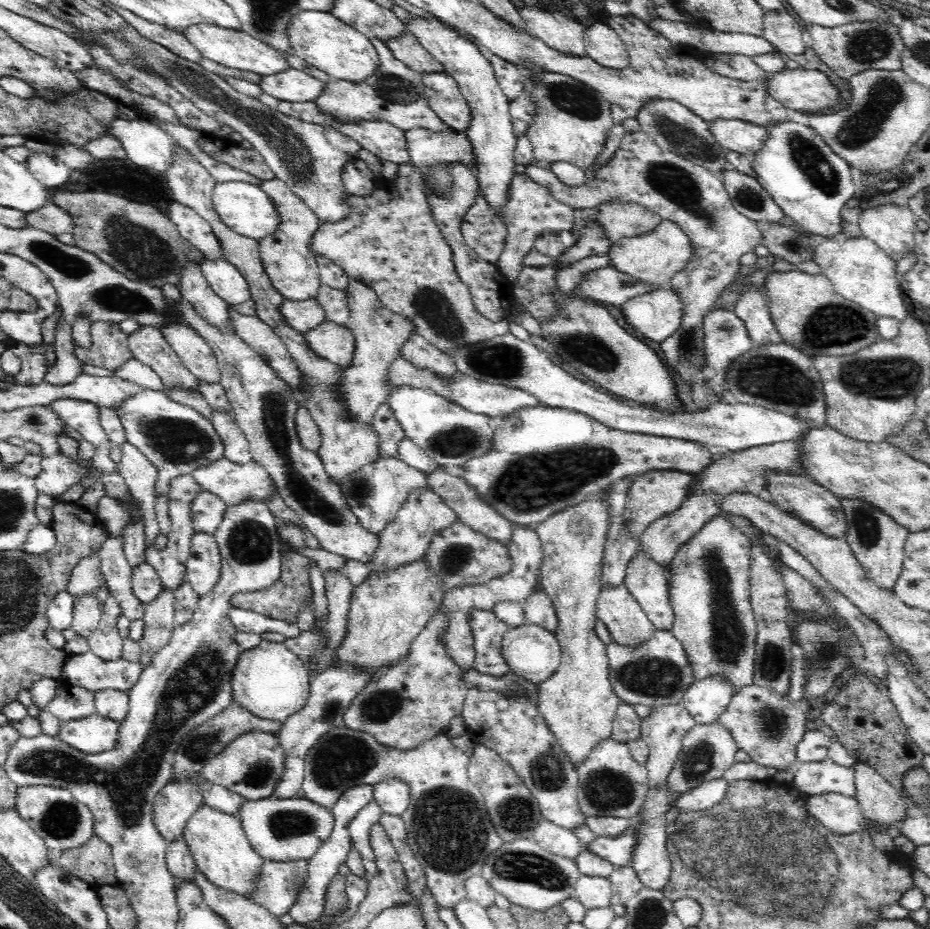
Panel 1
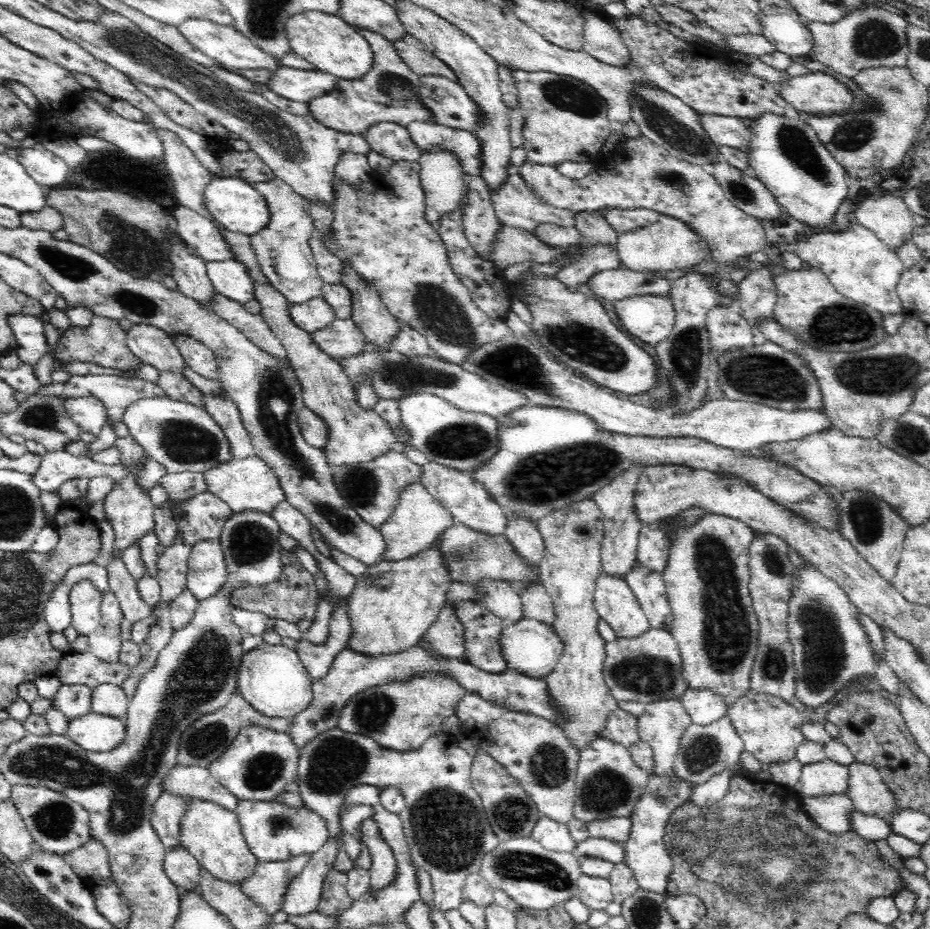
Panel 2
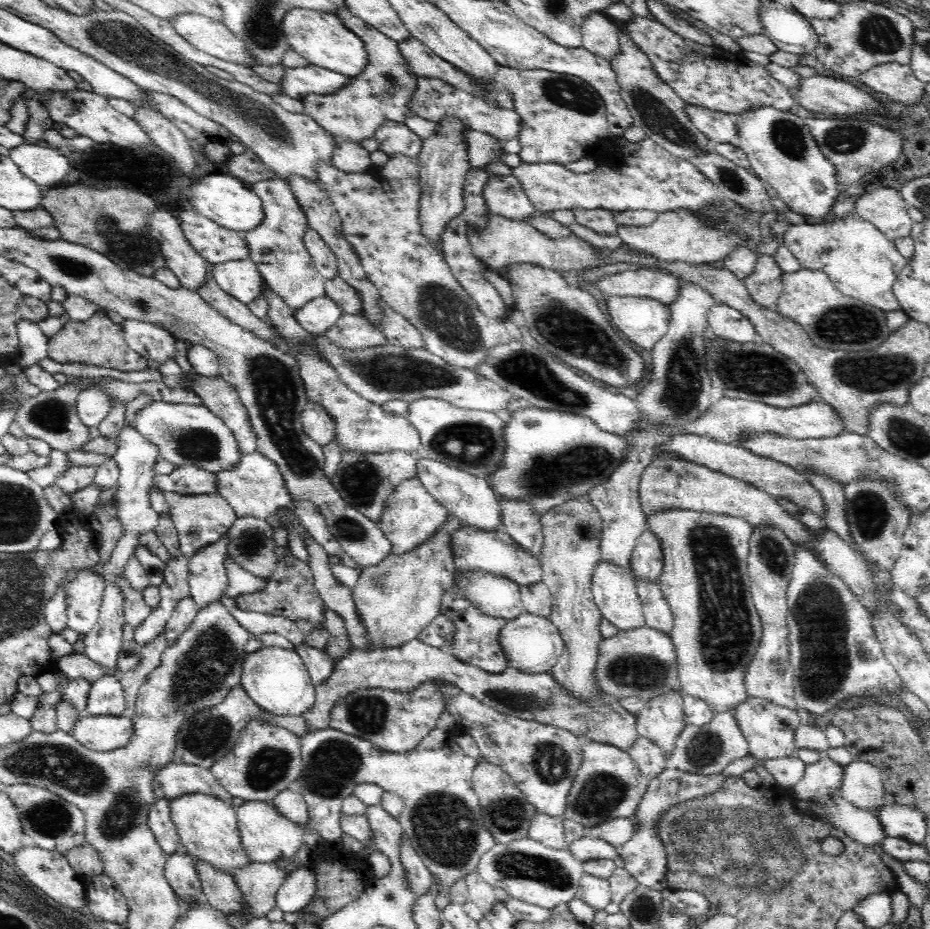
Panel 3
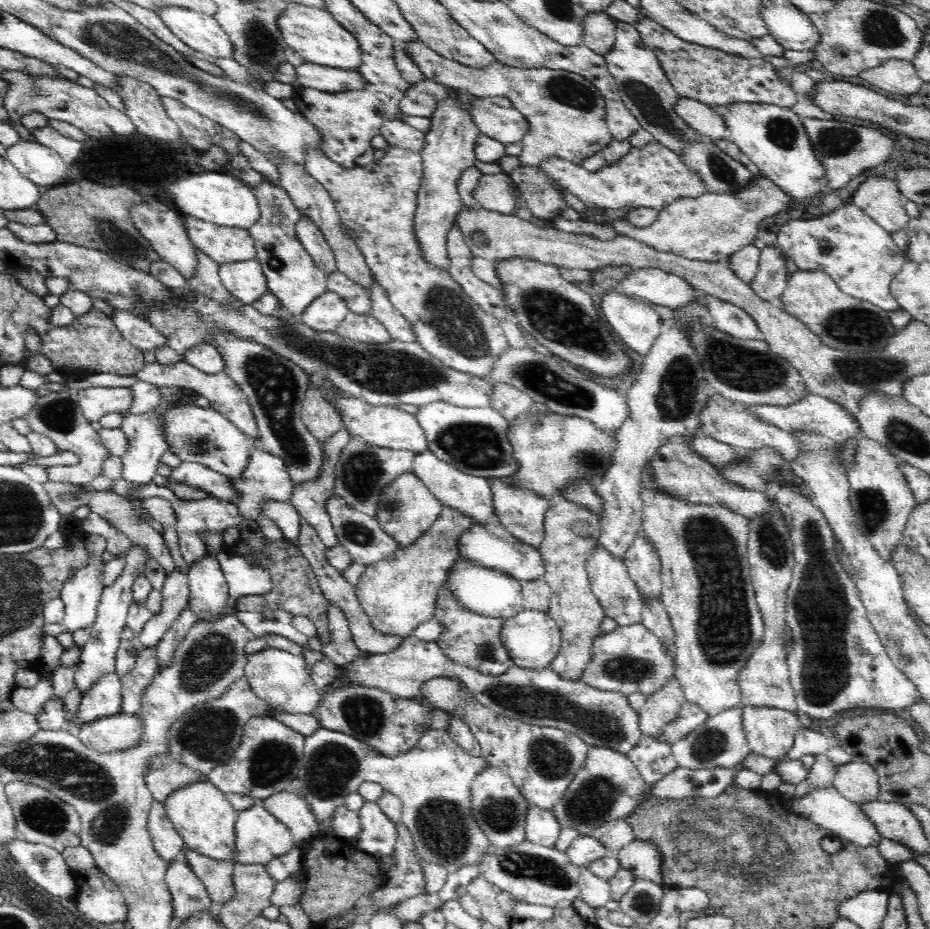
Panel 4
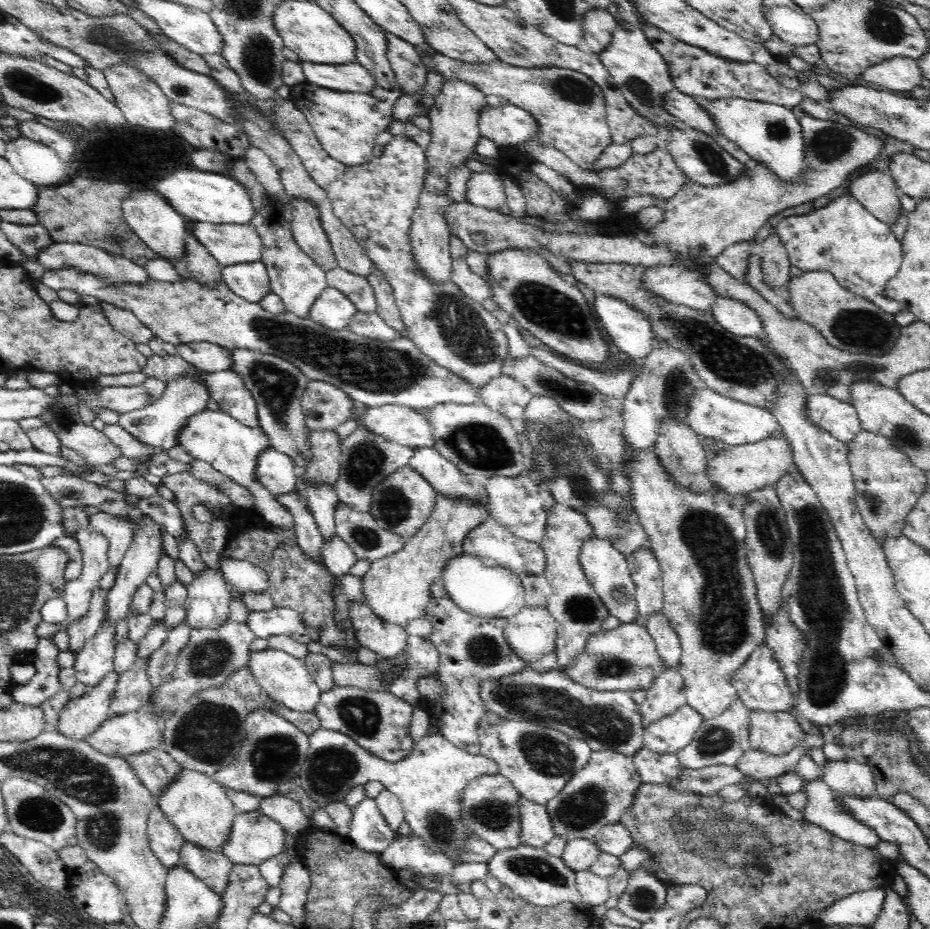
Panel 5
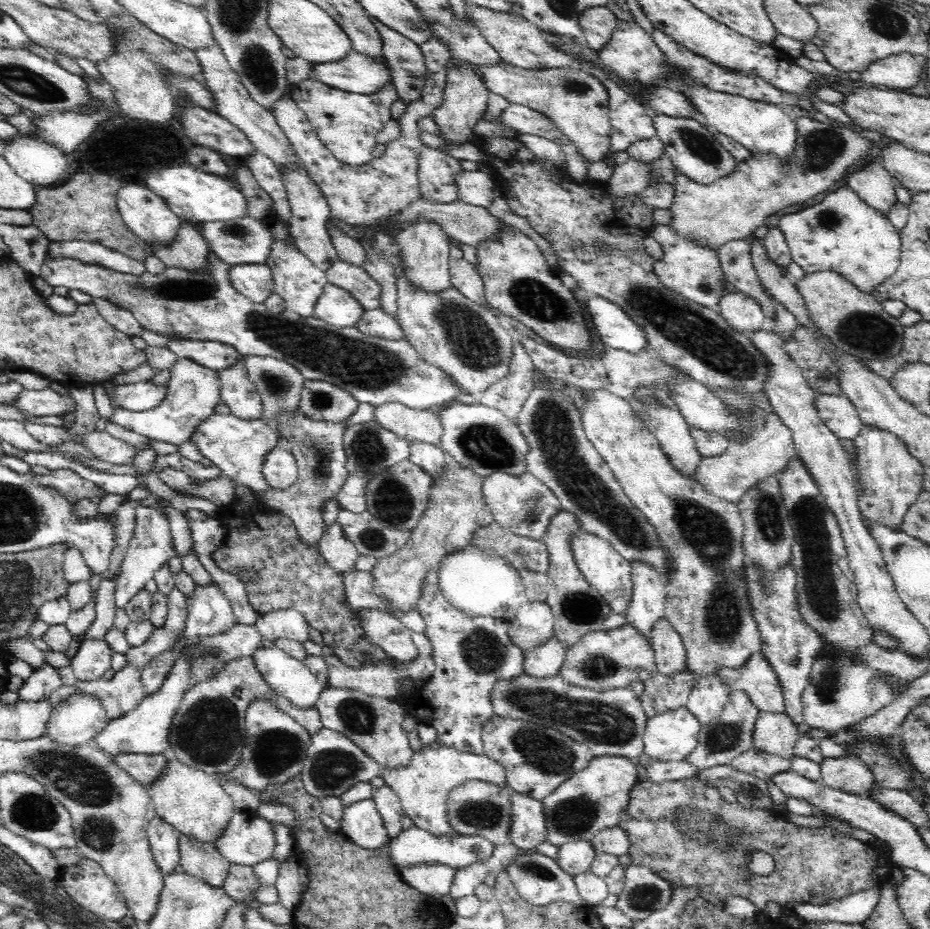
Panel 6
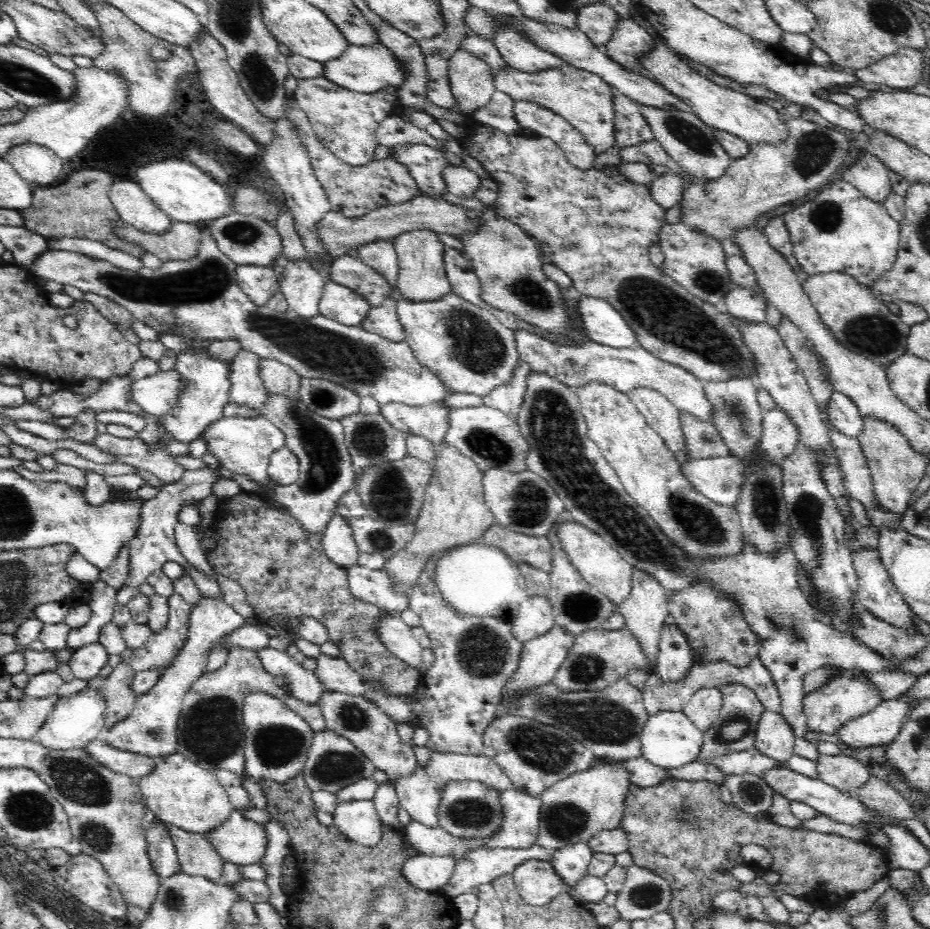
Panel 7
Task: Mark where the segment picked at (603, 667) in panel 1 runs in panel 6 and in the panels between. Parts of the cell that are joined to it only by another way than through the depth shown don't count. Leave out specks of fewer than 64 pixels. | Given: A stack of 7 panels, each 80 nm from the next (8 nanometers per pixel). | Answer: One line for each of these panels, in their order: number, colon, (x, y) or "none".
2: (572, 534)
3: (572, 530)
4: (571, 532)
5: (573, 602)
6: (577, 608)

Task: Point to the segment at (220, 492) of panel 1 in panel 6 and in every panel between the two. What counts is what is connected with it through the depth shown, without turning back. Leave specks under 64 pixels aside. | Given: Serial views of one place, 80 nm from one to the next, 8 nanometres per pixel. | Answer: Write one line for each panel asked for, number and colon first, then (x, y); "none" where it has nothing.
2: (247, 484)
3: (256, 488)
4: (267, 475)
5: (277, 470)
6: (281, 469)

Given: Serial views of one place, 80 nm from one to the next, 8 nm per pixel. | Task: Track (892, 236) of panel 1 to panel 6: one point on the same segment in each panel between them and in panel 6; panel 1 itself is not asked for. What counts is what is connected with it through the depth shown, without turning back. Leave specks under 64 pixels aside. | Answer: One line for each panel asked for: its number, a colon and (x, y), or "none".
2: (887, 215)
3: (884, 206)
4: (879, 196)
5: (875, 190)
6: (872, 182)

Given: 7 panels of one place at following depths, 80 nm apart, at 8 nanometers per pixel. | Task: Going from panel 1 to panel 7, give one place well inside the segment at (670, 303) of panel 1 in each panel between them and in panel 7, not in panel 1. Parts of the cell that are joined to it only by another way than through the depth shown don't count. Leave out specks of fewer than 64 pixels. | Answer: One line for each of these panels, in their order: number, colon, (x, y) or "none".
2: (649, 318)
3: (644, 321)
4: (635, 322)
5: (629, 331)
6: (612, 327)
7: (603, 324)

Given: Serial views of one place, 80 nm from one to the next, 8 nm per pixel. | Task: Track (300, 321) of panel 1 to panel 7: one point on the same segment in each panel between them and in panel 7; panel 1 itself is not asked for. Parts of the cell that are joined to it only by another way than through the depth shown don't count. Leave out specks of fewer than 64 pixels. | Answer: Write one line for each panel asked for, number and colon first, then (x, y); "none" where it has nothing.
2: (316, 314)
3: (320, 314)
4: (329, 310)
5: (332, 308)
6: (336, 305)
7: (345, 305)

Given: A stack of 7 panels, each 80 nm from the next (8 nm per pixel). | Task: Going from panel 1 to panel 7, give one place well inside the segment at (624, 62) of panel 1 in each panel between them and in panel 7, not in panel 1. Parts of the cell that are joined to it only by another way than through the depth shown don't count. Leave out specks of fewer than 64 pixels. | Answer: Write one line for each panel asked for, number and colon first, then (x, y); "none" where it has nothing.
2: (601, 38)
3: (600, 34)
4: (599, 28)
5: (598, 25)
6: (597, 24)
7: (598, 19)

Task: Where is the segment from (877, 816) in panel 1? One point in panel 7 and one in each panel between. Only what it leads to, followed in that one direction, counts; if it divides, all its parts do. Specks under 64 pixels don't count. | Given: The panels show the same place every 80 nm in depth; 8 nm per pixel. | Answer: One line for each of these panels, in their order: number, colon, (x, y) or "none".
2: (868, 793)
3: (861, 785)
4: (857, 781)
5: (849, 777)
6: (847, 773)
7: (846, 773)

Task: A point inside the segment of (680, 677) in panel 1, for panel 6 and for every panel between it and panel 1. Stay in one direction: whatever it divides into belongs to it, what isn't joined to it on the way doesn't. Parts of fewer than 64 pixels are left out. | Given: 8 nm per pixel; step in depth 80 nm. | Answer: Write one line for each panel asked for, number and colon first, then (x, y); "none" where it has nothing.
2: (647, 667)
3: (642, 662)
4: (629, 659)
5: (625, 658)
6: (601, 659)

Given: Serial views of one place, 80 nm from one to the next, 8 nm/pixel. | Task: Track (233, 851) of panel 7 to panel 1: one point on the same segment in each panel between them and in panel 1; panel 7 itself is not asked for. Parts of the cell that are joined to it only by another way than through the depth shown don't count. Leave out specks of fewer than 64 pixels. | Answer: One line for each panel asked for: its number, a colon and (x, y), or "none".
1: (279, 829)
2: (274, 833)
3: (265, 835)
4: (259, 837)
5: (253, 838)
6: (247, 839)

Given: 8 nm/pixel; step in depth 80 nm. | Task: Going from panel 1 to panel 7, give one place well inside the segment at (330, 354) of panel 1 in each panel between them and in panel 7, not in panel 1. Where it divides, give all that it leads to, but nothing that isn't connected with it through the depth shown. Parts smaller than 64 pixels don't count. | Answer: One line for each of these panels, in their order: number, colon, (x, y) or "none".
2: (343, 337)
3: (352, 330)
4: (362, 327)
5: (370, 324)
6: (377, 322)
7: (384, 319)

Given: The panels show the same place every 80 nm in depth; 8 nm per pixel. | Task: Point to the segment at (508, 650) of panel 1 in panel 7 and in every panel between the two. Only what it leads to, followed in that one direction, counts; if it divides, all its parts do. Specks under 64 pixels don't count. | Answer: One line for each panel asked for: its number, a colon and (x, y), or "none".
2: (531, 647)
3: (532, 643)
4: (533, 639)
5: (531, 633)
6: (533, 623)
7: (535, 616)

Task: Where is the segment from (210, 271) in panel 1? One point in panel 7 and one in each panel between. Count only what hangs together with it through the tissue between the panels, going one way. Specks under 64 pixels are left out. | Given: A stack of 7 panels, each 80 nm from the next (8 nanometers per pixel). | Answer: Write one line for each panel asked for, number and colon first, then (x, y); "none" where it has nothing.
2: (231, 278)
3: (242, 279)
4: (246, 281)
5: (251, 280)
6: (255, 281)
7: (260, 283)

